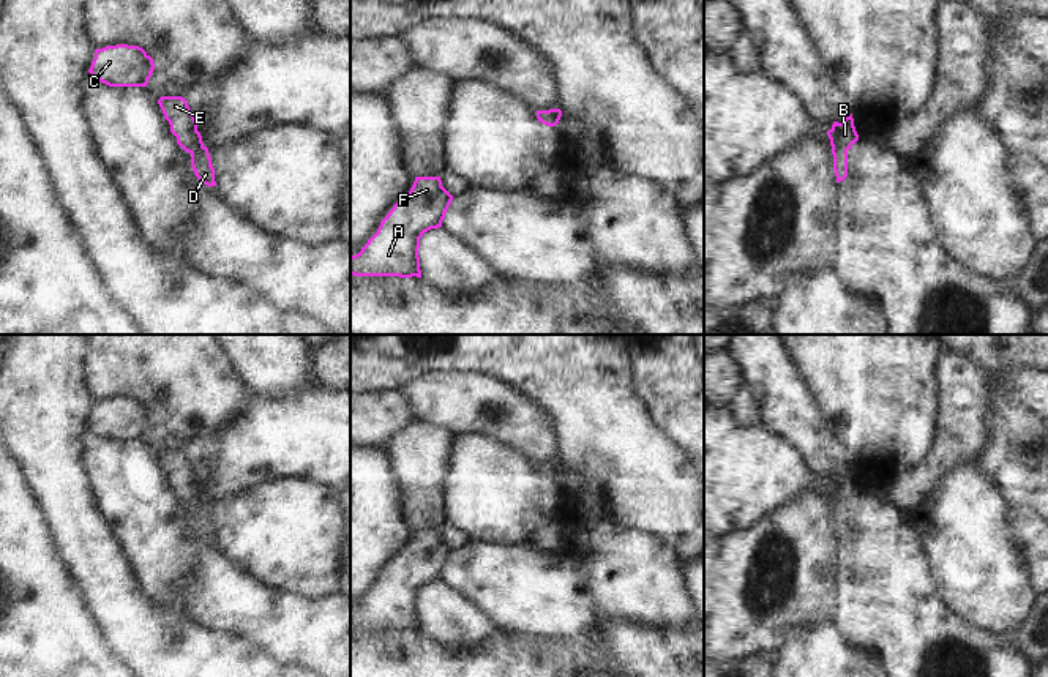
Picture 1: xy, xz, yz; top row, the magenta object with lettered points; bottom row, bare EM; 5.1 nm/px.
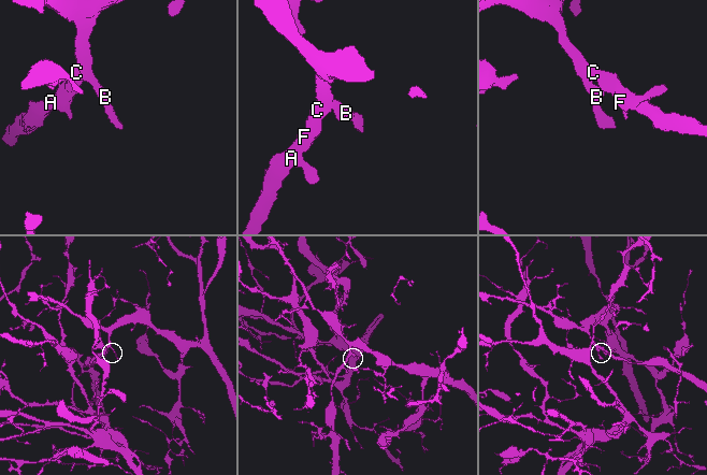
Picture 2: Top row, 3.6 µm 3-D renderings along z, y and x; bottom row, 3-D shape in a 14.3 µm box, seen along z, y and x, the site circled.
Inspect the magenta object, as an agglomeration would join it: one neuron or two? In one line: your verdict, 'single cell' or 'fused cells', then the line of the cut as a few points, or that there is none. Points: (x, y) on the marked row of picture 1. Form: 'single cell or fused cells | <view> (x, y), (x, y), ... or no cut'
single cell | no cut

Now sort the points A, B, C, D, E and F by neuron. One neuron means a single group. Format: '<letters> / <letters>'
A B C D E F

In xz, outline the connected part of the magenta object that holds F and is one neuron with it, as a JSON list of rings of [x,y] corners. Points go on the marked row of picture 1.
[[[415,177],[410,191],[393,205],[361,251],[350,257],[350,275],[421,278],[420,238],[442,227],[451,200],[440,177]]]

